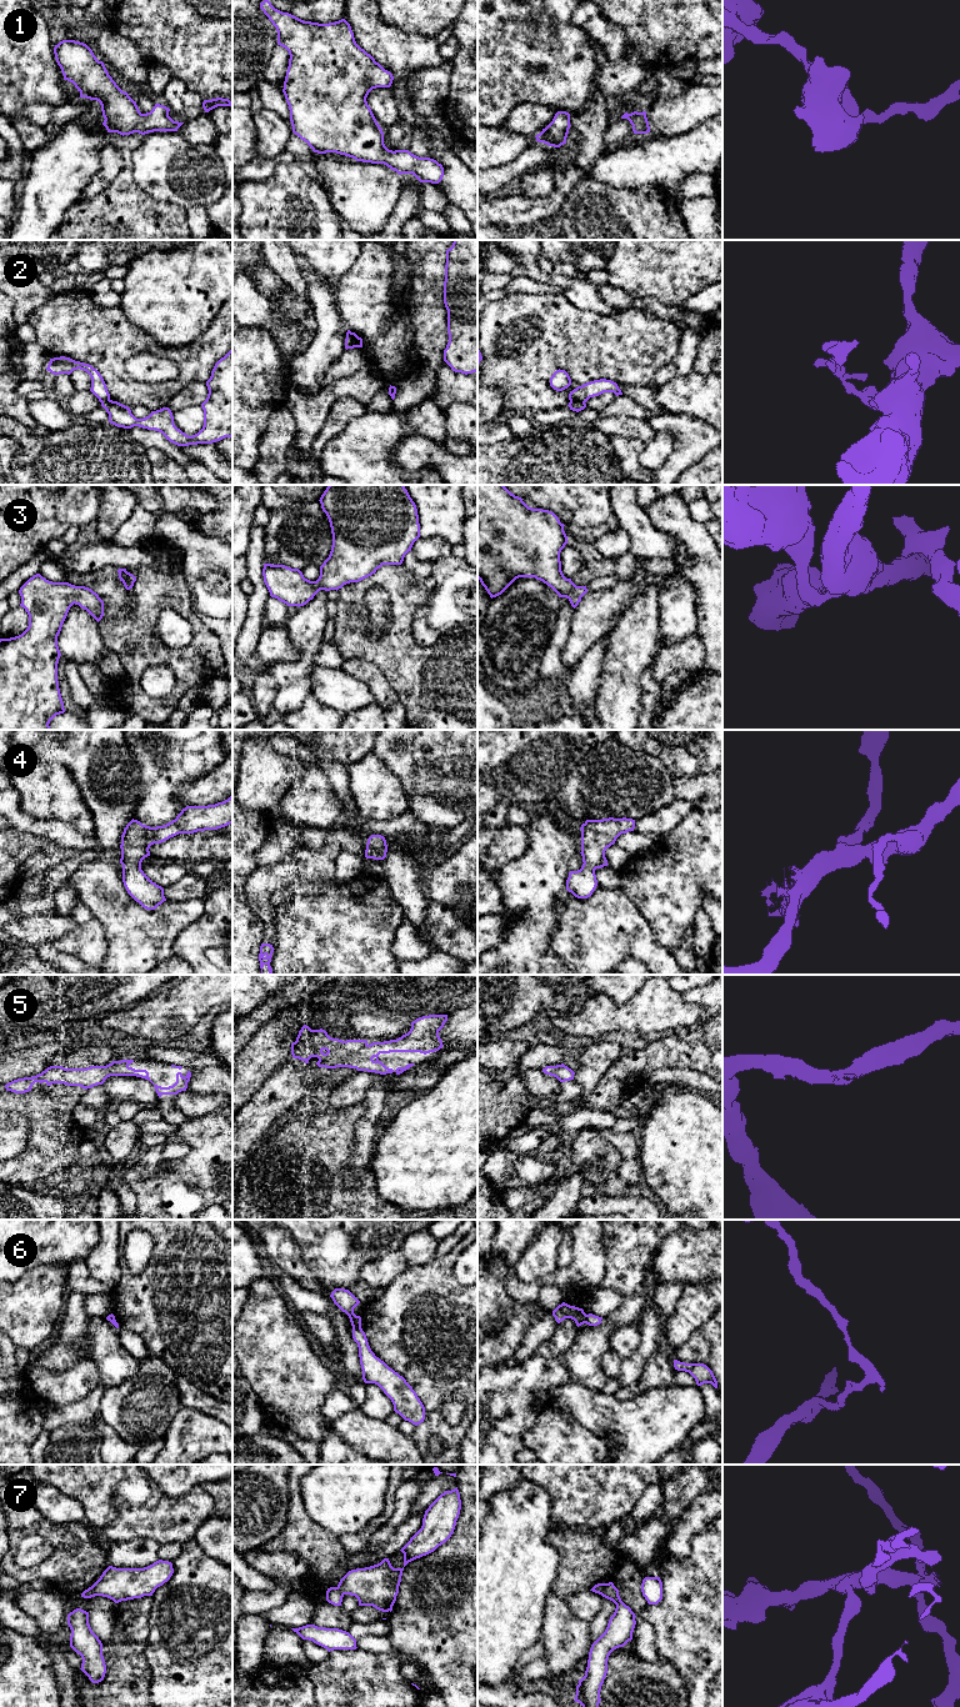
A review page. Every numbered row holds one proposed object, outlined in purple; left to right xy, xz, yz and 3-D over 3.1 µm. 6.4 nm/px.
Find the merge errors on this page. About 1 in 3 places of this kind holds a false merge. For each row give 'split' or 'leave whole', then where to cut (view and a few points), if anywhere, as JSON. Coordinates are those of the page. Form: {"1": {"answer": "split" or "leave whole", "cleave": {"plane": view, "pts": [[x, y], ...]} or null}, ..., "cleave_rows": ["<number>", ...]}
{"1": {"answer": "leave whole", "cleave": null}, "2": {"answer": "split", "cleave": {"plane": "xz", "pts": [[350, 333], [349, 340], [355, 346]]}}, "3": {"answer": "leave whole", "cleave": null}, "4": {"answer": "leave whole", "cleave": null}, "5": {"answer": "leave whole", "cleave": null}, "6": {"answer": "split", "cleave": {"plane": "xz", "pts": [[360, 1326], [353, 1328]]}}, "7": {"answer": "split", "cleave": {"plane": "yz", "pts": [[606, 1583], [601, 1595]]}}, "cleave_rows": ["2", "6", "7"]}

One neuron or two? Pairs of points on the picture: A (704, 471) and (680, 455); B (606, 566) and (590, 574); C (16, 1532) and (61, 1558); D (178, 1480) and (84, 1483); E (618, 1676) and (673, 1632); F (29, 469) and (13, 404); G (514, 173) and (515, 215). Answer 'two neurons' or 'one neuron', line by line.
A: two neurons
B: one neuron
C: one neuron
D: two neurons
E: two neurons
F: two neurons
G: two neurons

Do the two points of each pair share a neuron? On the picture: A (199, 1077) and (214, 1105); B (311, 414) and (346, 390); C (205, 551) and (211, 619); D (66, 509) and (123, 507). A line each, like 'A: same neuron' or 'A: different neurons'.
A: different neurons
B: same neuron
C: same neuron
D: different neurons

